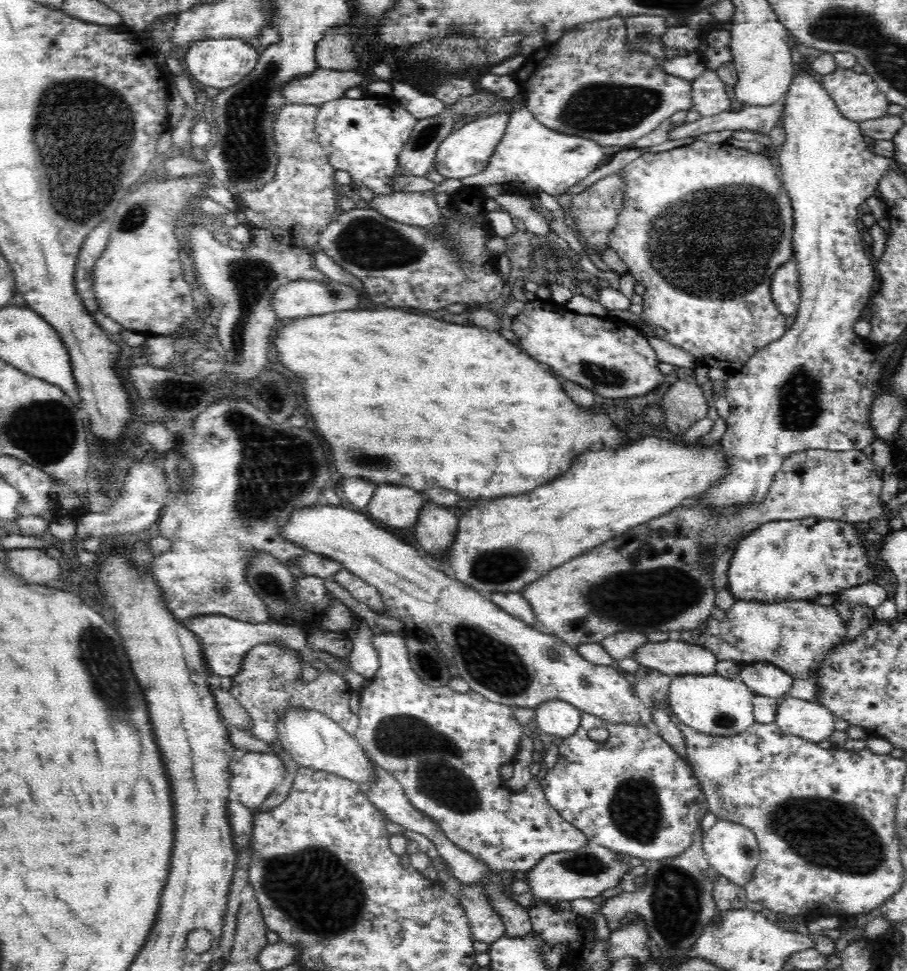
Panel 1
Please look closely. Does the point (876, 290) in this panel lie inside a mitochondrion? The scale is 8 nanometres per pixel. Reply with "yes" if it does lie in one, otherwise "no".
no

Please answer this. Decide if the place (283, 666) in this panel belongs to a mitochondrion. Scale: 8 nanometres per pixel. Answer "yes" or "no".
no

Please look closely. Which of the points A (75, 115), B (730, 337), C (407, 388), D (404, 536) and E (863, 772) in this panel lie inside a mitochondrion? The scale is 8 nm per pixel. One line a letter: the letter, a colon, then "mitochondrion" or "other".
A: mitochondrion
B: other
C: other
D: other
E: other

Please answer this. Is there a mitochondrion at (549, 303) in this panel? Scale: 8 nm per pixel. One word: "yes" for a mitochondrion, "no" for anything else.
no

